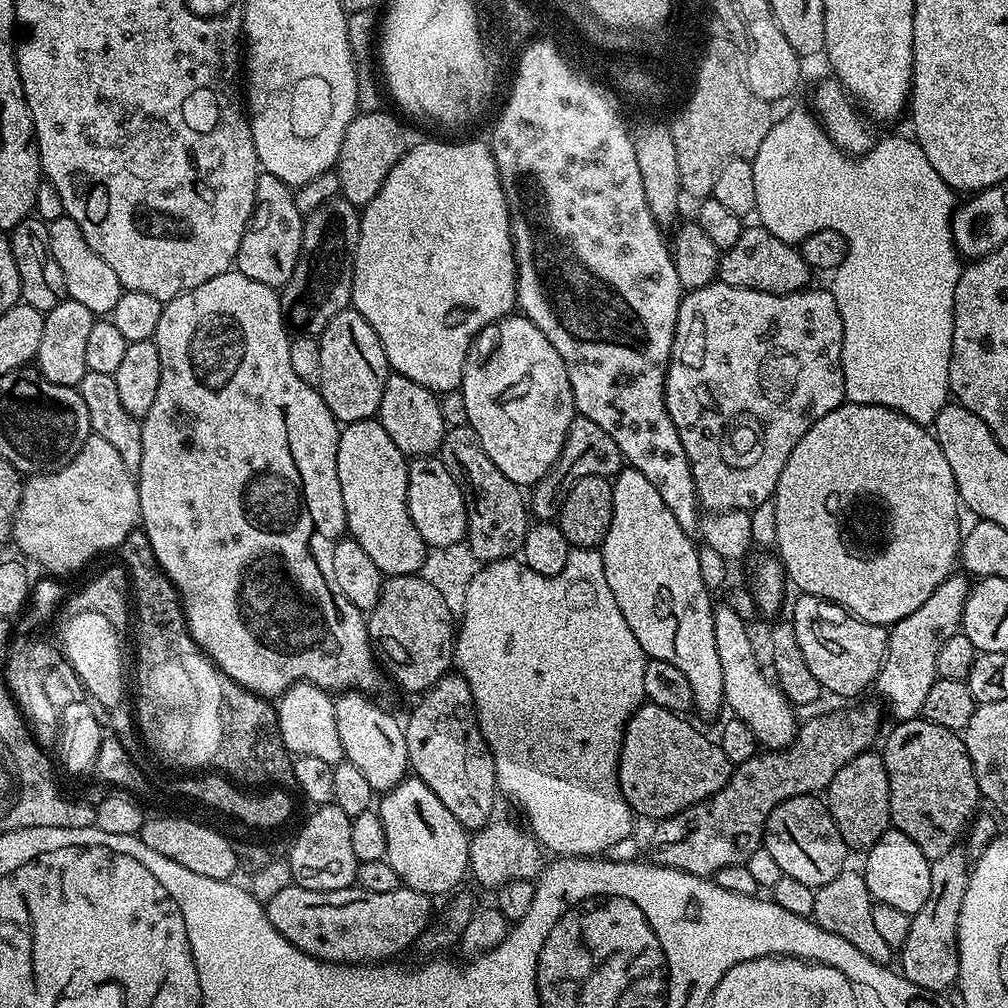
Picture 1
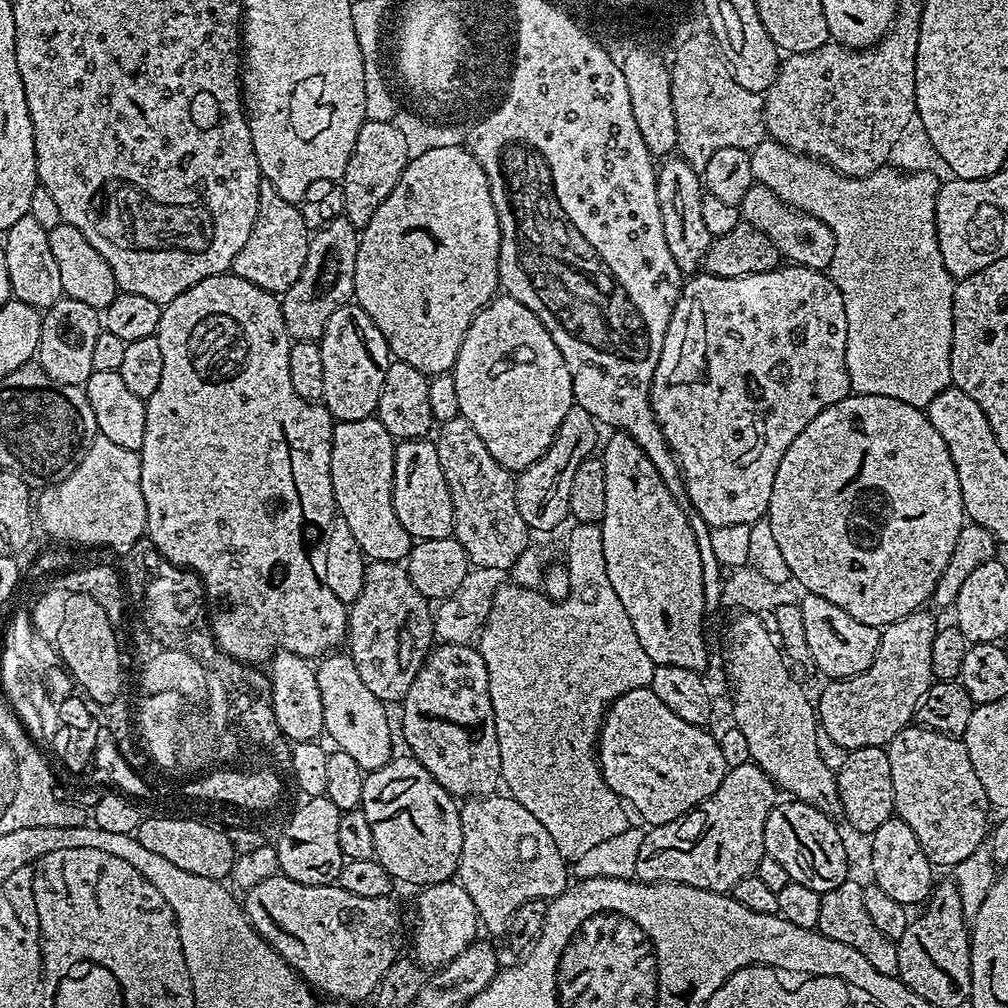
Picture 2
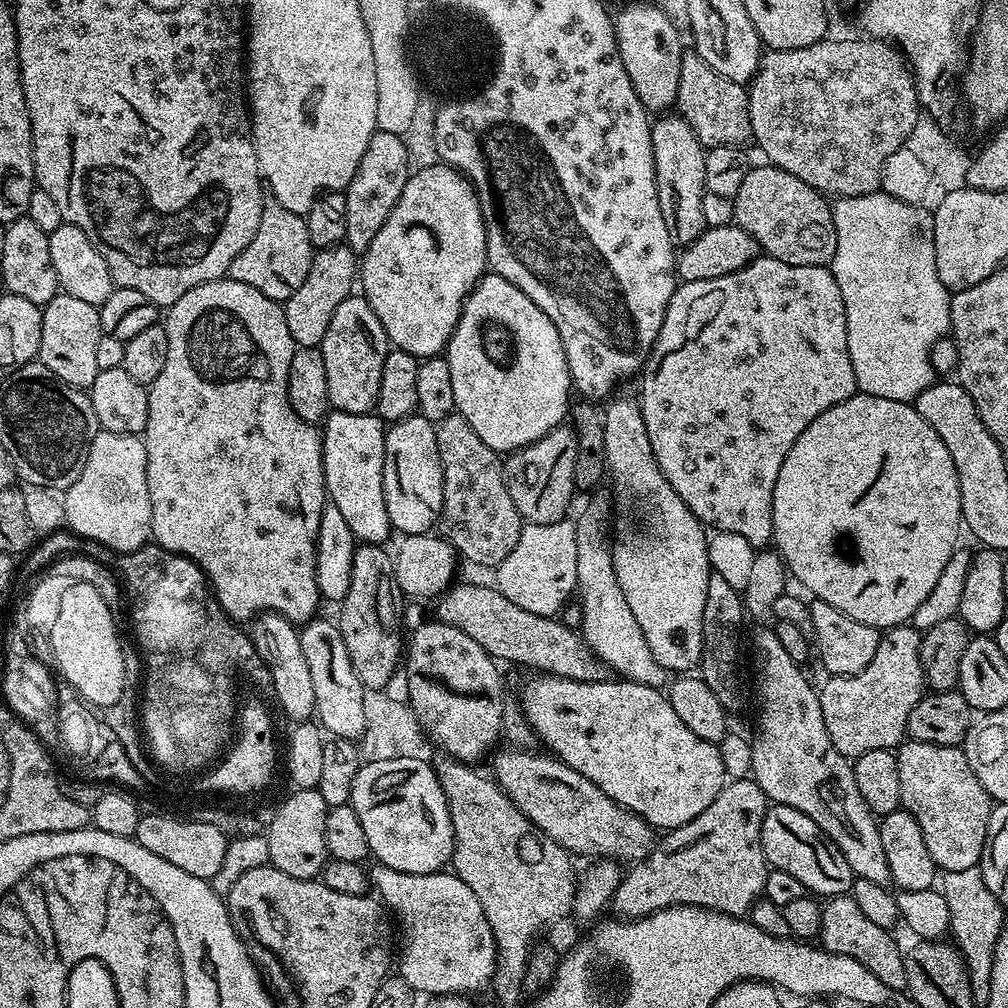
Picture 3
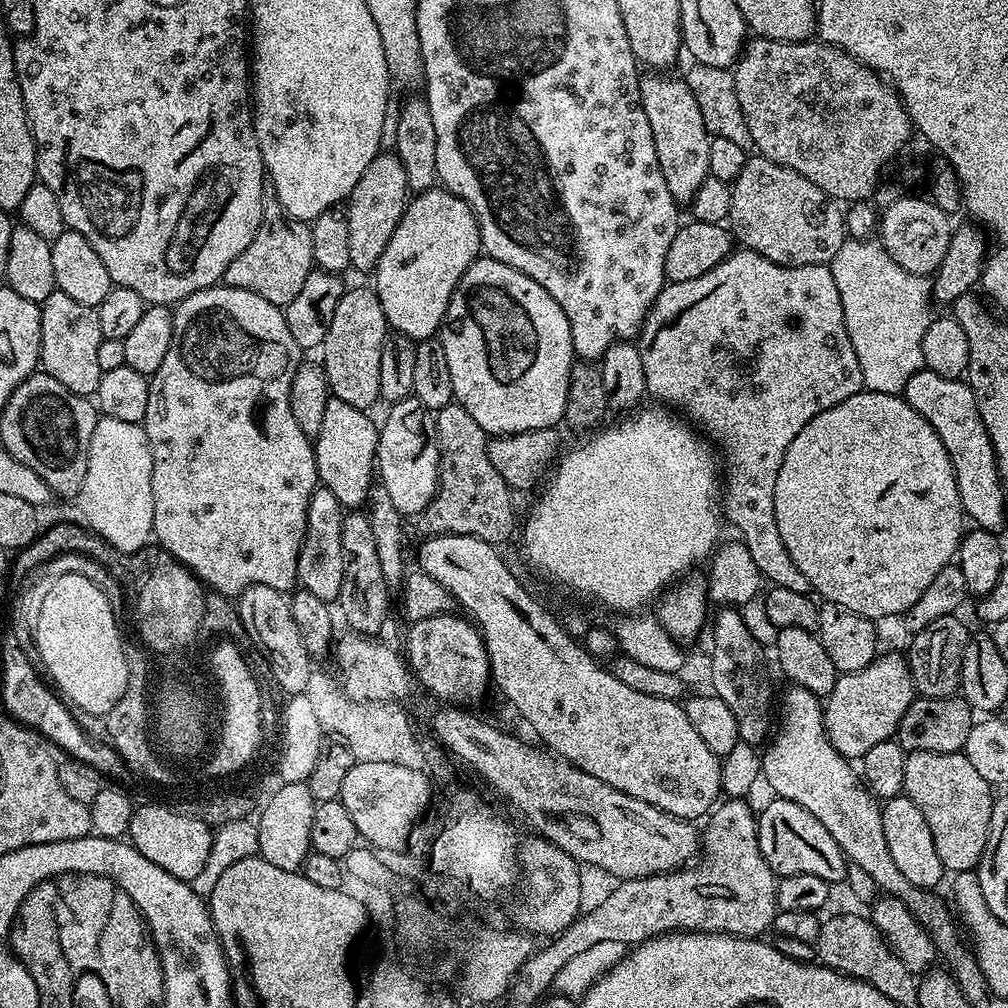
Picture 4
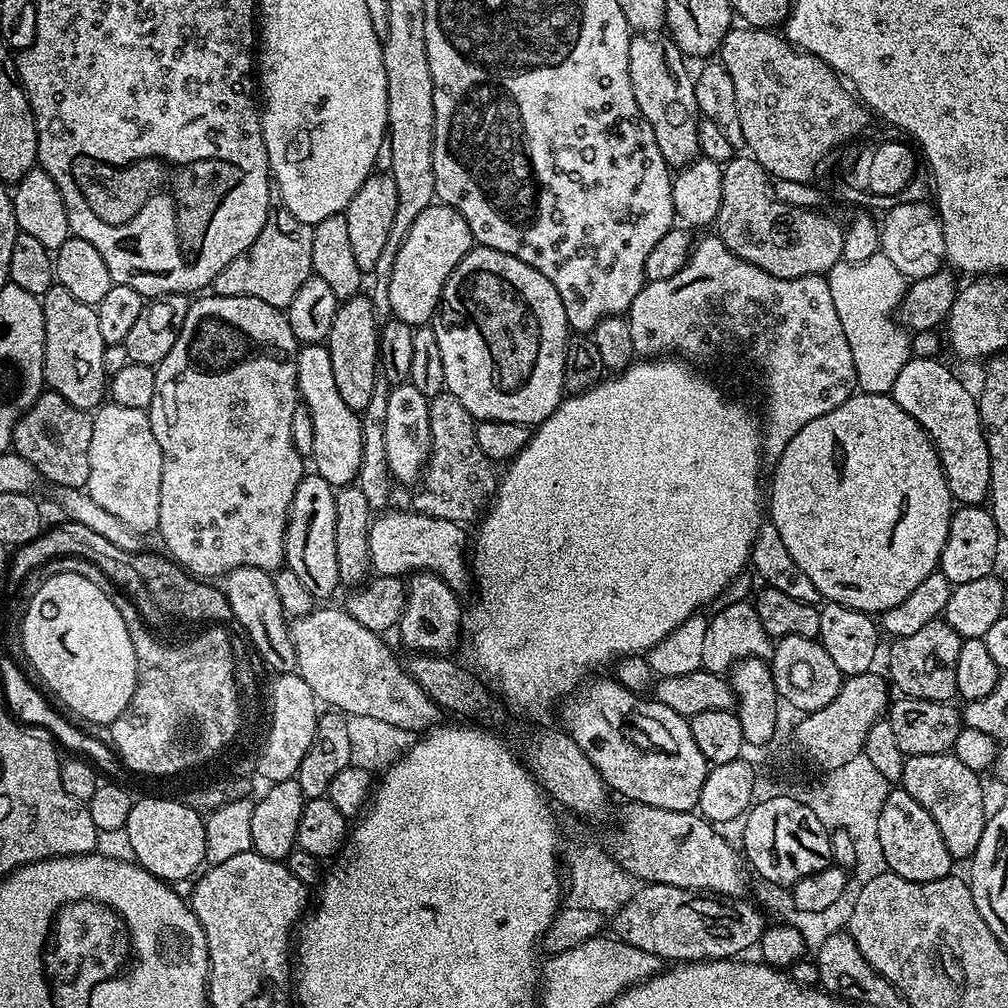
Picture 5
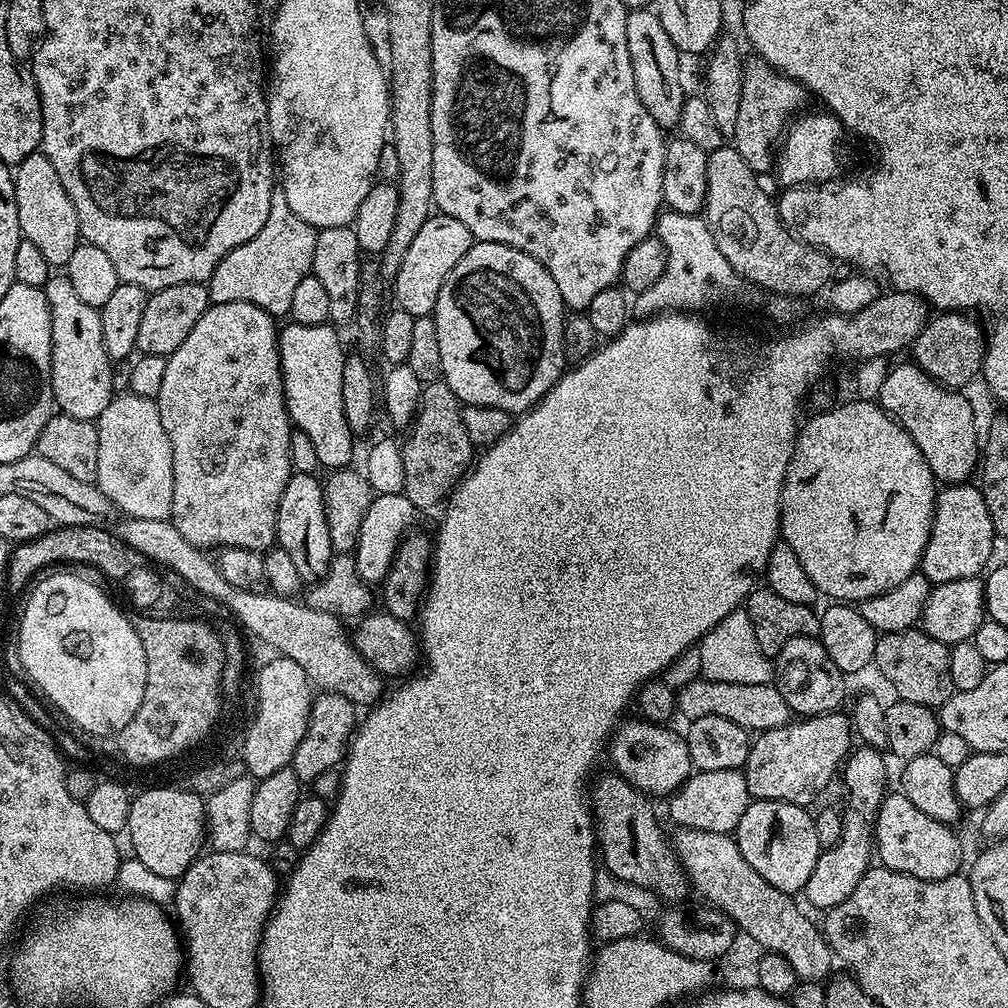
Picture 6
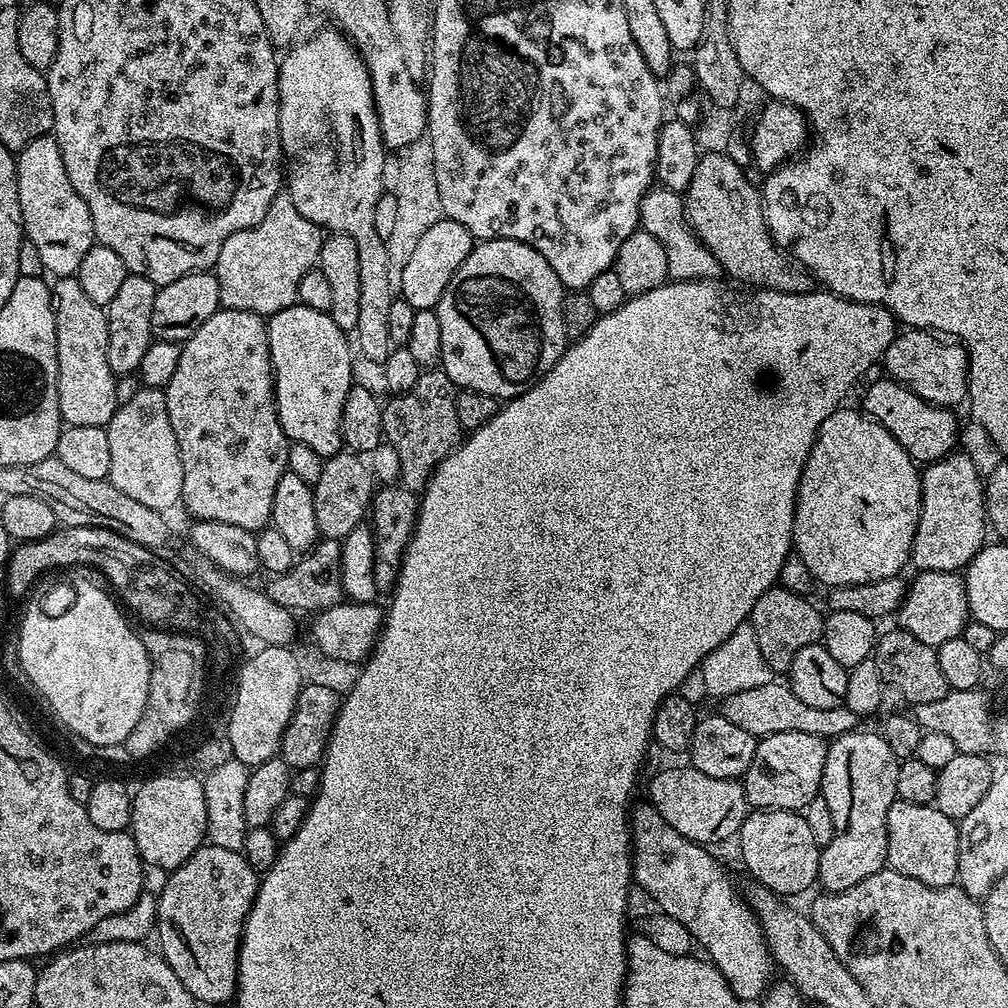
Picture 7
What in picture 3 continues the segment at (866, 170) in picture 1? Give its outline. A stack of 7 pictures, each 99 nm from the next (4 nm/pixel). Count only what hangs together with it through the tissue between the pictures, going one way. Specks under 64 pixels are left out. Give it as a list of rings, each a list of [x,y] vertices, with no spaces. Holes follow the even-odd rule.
[[[883,190],[862,194],[858,197],[841,196],[833,201],[832,217],[834,218],[834,230],[836,231],[836,249],[831,262],[831,270],[838,282],[838,290],[842,290],[842,302],[846,306],[846,342],[850,350],[850,362],[854,366],[854,378],[857,389],[863,394],[872,397],[890,398],[891,401],[913,403],[923,390],[931,388],[937,379],[936,368],[932,365],[932,347],[943,336],[947,337],[950,332],[952,315],[950,306],[952,296],[946,286],[942,286],[942,278],[938,278],[938,266],[934,262],[934,246],[931,235],[920,233],[921,209],[914,205],[900,201]],[[856,296],[872,296],[872,300],[856,300]]]

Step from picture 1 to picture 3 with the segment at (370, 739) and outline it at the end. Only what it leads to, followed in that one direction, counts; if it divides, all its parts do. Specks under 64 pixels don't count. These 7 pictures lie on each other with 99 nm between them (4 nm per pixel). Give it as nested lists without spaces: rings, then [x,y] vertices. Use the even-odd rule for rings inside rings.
[[[313,618],[299,629],[302,654],[306,654],[306,666],[310,666],[310,679],[314,686],[315,715],[320,716],[319,723],[325,733],[342,740],[359,741],[366,726],[363,710],[365,686],[358,674],[354,674],[339,627],[333,621],[331,624],[320,619]]]

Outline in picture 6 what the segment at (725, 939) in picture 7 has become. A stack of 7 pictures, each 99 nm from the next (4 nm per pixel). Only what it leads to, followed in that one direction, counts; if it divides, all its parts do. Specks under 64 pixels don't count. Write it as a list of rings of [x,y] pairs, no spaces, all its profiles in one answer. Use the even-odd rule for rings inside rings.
[[[597,775],[596,784],[594,780],[590,788],[590,807],[594,813],[603,867],[605,864],[609,868],[607,871],[622,883],[655,892],[661,901],[682,899],[690,892],[690,881],[676,856],[673,841],[664,833],[652,809],[653,801],[623,776],[611,775]]]

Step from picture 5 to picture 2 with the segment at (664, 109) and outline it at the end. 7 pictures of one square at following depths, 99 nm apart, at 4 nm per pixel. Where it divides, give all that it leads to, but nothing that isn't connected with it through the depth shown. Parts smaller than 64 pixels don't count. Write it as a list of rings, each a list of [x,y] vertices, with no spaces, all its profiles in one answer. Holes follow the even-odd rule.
[[[679,158],[665,159],[657,169],[656,193],[659,200],[659,214],[662,215],[662,228],[666,246],[673,255],[674,264],[681,275],[697,273],[703,265],[706,250],[714,237],[703,224],[701,198],[704,195],[701,175]]]

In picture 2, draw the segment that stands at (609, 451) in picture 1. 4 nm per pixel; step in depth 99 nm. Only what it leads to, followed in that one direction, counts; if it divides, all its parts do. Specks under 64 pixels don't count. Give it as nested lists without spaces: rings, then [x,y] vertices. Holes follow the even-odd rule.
[[[573,406],[562,418],[562,426],[554,434],[554,442],[530,467],[524,469],[515,477],[516,482],[516,505],[518,514],[522,514],[522,522],[533,533],[552,532],[565,519],[569,519],[570,513],[570,486],[574,482],[574,473],[578,466],[593,455],[592,452],[601,443],[600,436],[596,433],[598,422],[586,410]],[[600,440],[600,441],[599,441]]]

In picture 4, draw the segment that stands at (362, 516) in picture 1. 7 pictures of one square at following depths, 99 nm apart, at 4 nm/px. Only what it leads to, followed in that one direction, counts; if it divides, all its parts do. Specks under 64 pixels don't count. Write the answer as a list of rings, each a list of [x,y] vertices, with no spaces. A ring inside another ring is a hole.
[[[329,398],[322,430],[314,438],[316,450],[316,475],[319,483],[338,498],[348,510],[356,510],[367,501],[374,485],[376,472],[376,447],[380,441],[377,421],[368,417],[362,408],[355,408],[346,402]]]

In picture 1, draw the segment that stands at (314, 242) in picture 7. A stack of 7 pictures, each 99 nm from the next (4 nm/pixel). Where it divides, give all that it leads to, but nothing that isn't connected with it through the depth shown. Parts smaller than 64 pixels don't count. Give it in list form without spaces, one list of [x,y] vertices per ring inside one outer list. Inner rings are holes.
[[[261,171],[256,178],[256,189],[254,190],[254,198],[256,199],[256,208],[252,211],[252,218],[248,222],[248,229],[242,234],[242,246],[238,246],[238,254],[236,255],[235,271],[246,274],[246,278],[254,278],[254,282],[262,282],[262,286],[270,286],[277,290],[283,289],[286,282],[290,282],[290,274],[294,274],[294,266],[298,266],[298,254],[302,250],[302,234],[304,233],[305,217],[301,216],[298,206],[296,205],[296,197],[293,189],[289,188],[286,182],[282,182],[282,178],[274,178],[274,174]]]

